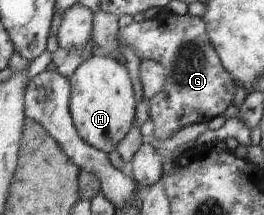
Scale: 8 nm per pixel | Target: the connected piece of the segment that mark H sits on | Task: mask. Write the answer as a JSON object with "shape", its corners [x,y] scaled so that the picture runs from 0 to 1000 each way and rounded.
{"shape":[[[348,260],[311,288],[273,358],[261,516],[307,651],[402,716],[436,698],[496,600],[511,535],[511,428],[470,288],[405,260]]]}

